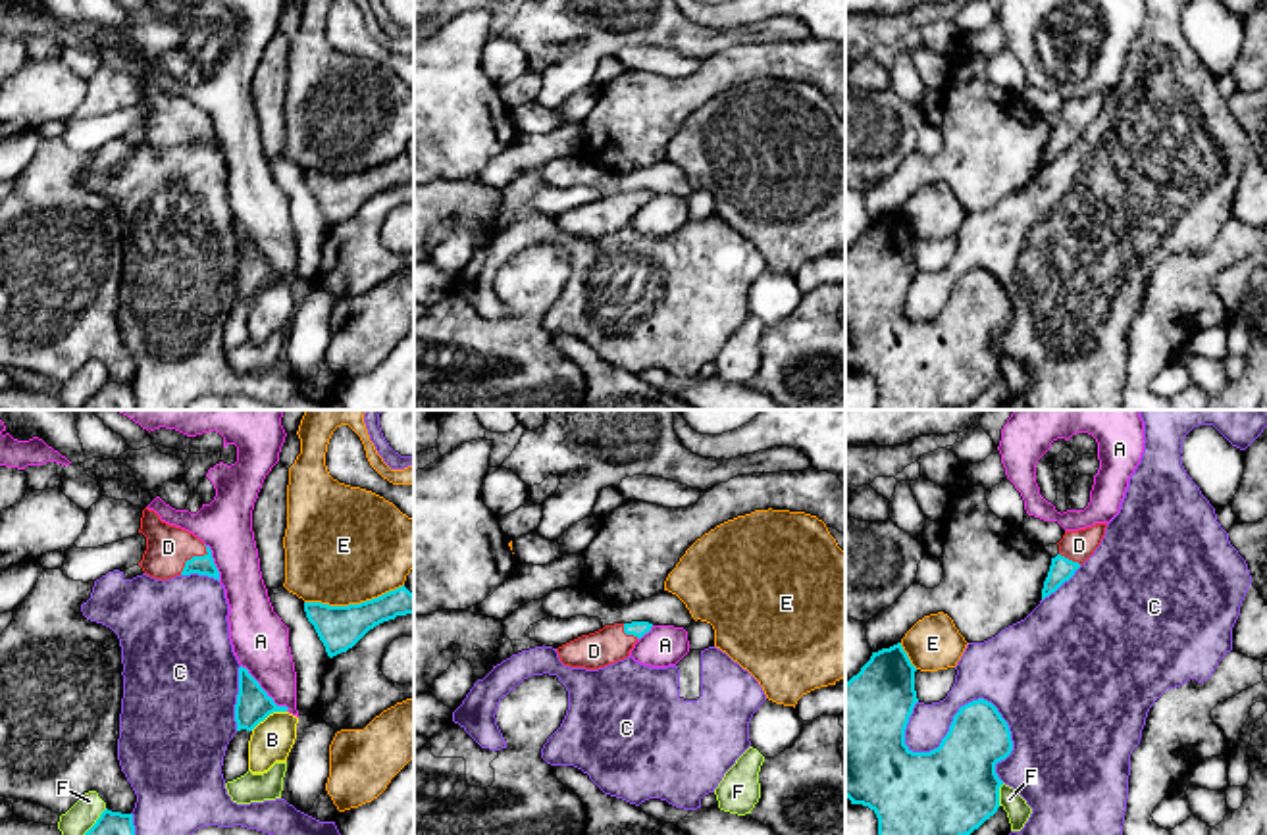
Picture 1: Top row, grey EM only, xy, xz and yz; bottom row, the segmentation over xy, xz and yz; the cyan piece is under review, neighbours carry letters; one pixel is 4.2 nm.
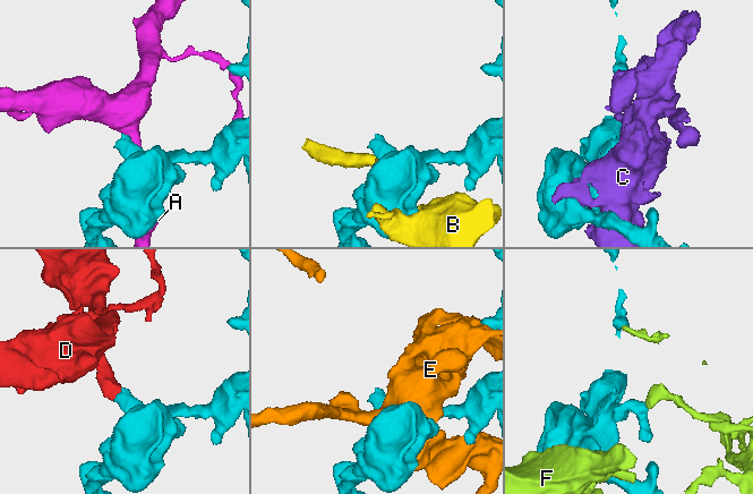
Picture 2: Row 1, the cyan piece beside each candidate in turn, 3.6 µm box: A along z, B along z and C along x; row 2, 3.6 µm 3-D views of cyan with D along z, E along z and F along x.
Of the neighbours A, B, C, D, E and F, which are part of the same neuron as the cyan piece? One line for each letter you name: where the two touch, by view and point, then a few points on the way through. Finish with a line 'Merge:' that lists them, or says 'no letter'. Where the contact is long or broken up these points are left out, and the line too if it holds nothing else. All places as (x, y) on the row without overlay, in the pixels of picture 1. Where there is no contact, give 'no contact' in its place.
D: meets cyan in xy at (193, 126); runs through xy (205, 133), (193, 126), (168, 116)
Merge: D

